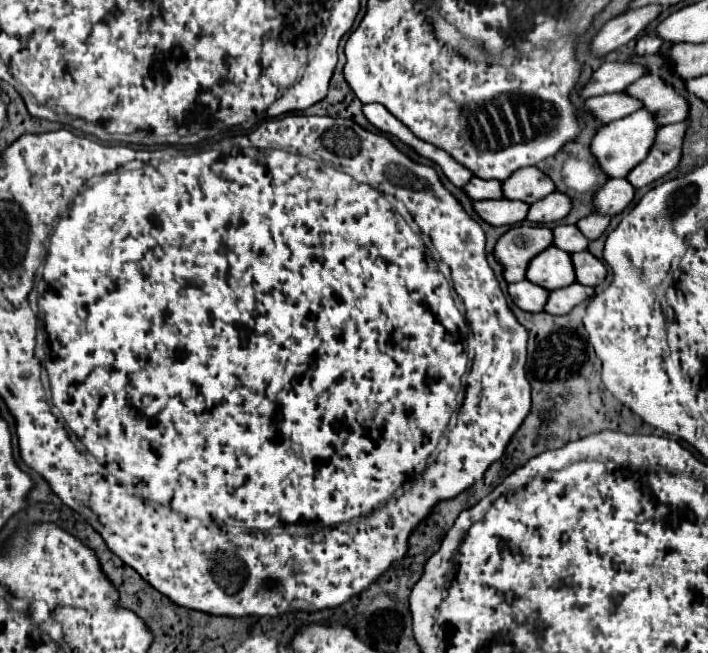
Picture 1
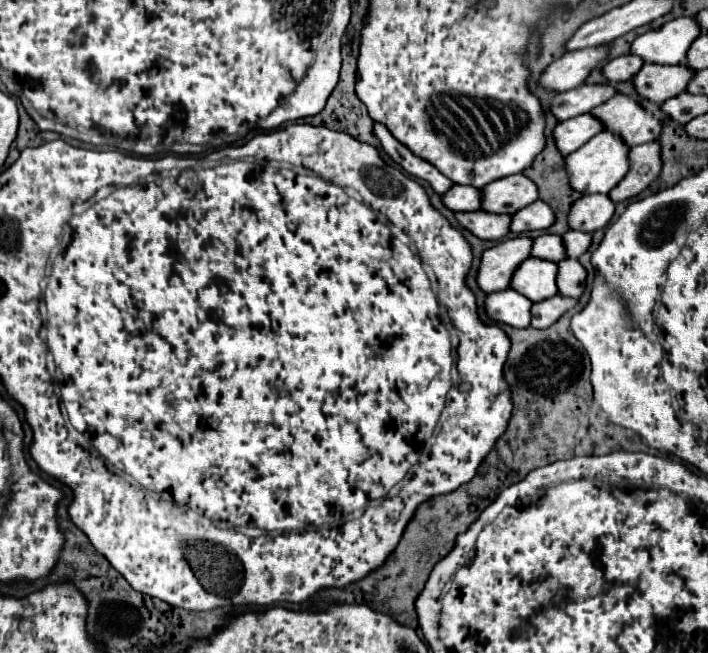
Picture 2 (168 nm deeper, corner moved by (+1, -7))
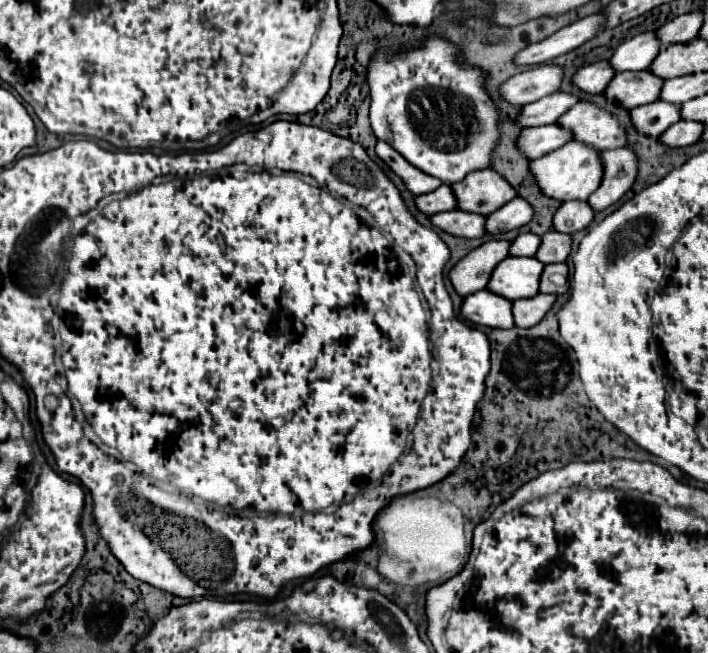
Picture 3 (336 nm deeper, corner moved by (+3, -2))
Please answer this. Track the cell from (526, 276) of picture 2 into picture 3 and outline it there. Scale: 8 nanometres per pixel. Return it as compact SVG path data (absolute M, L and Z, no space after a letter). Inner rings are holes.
M510 256L496 266L486 288L492 294L498 294L510 302L520 298L532 298L538 294L542 270L544 270L544 264L538 262L536 258Z

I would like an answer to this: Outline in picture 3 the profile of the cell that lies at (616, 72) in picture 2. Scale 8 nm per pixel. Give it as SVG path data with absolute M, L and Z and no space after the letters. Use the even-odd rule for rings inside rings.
M606 60L590 64L582 70L576 70L576 74L572 76L572 84L586 94L602 94L604 88L608 86L608 82L614 78L614 70L612 66L608 66Z

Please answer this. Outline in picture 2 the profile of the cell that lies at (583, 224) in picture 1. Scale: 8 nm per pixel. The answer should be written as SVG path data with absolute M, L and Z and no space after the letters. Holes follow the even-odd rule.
M568 231L562 239L564 239L564 245L568 247L568 257L574 257L574 259L578 259L582 253L586 253L592 243L592 235L582 233L582 231Z

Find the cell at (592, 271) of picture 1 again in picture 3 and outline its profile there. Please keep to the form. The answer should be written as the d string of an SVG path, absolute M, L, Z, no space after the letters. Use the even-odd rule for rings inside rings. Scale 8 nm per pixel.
M548 264L542 272L540 292L544 294L566 294L568 292L568 266L566 264Z

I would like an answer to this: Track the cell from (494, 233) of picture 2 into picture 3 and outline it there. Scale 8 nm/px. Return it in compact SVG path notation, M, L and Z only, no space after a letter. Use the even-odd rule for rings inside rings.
M450 210L450 212L440 212L430 218L432 226L448 232L458 238L482 238L484 232L484 222L486 218L480 214L470 214L462 210Z

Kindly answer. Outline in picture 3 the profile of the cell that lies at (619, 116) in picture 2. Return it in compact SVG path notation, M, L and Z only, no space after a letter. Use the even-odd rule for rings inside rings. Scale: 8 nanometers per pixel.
M592 102L574 104L566 114L562 114L558 126L572 132L572 140L594 146L596 150L626 146L626 132L618 120Z

